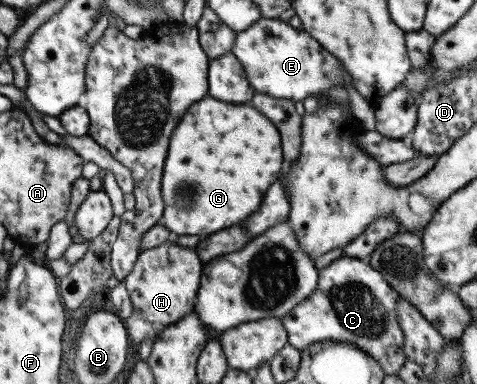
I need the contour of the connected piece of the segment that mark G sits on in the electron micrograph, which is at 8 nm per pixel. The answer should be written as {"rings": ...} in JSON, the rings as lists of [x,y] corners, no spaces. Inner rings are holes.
{"rings":[[[204,97],[182,115],[180,123],[170,135],[168,153],[164,159],[161,175],[161,196],[164,202],[161,224],[172,234],[199,235],[200,237],[216,233],[224,227],[236,225],[246,219],[252,211],[258,209],[260,199],[268,185],[278,179],[278,171],[282,169],[282,153],[280,153],[280,137],[276,127],[260,115],[250,105],[234,105],[220,103],[212,97]],[[190,199],[188,205],[178,205],[178,201]]]}

